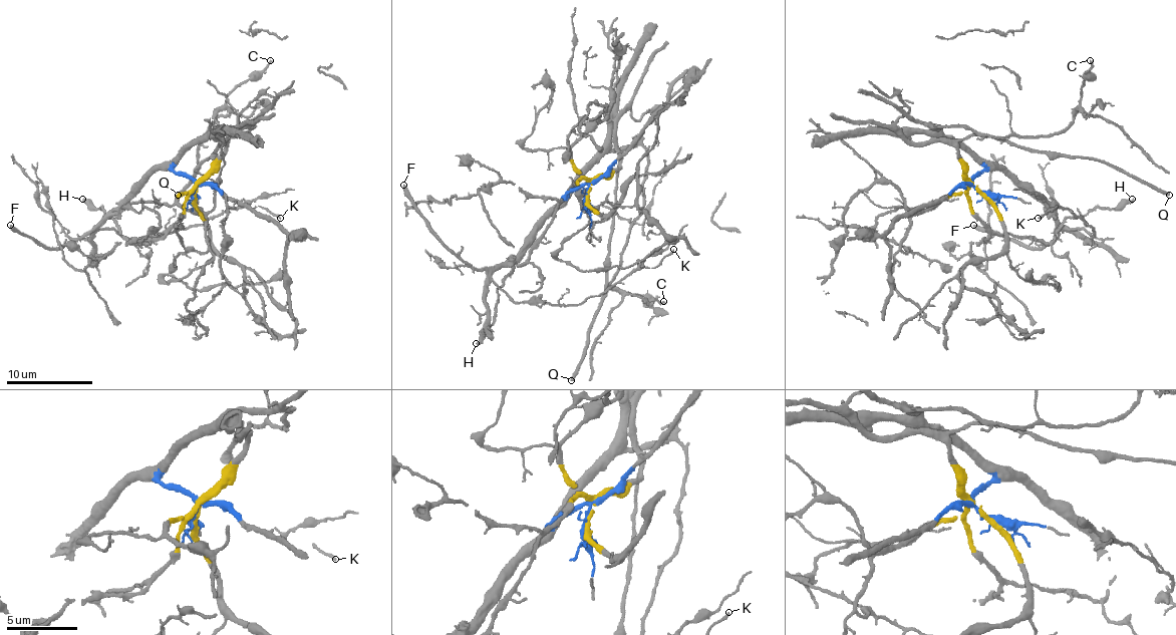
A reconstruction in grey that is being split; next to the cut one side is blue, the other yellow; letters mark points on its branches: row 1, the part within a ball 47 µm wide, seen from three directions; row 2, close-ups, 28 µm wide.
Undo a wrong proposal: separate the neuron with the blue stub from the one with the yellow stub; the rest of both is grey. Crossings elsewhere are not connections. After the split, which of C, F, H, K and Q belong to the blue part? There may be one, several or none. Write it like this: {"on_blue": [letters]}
{"on_blue": ["C", "F", "K"]}

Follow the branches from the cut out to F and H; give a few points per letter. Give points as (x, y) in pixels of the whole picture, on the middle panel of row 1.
F: (587, 189), (585, 184), (570, 191), (510, 260), (478, 268), (454, 253), (436, 234), (404, 184)
H: (590, 189), (592, 184), (587, 180), (579, 182), (557, 206), (553, 223), (497, 290), (495, 322), (476, 343)

